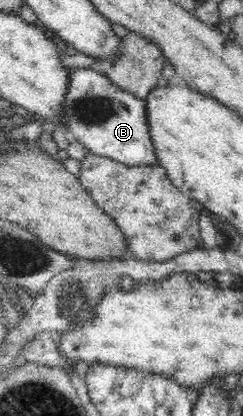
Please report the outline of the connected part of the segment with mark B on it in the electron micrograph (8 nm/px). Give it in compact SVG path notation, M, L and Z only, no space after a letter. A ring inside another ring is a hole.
M79 68L79 69L69 69L69 72L71 73L70 75L70 85L68 85L68 95L66 95L66 105L68 107L65 108L65 111L63 113L63 123L62 126L57 126L57 127L62 127L66 133L68 133L69 138L75 138L78 142L83 144L89 152L92 152L92 154L100 155L100 156L106 156L112 158L114 161L118 161L119 163L124 163L125 165L130 165L130 166L136 166L136 165L153 165L157 164L158 158L156 158L156 150L154 150L154 142L152 142L152 138L150 138L150 126L148 126L148 112L146 112L146 100L138 97L134 97L134 94L127 92L126 90L122 90L122 88L115 86L114 83L112 83L112 80L108 78L108 76L104 76L104 74L100 73L100 71L96 71L96 69L89 69L89 68Z

